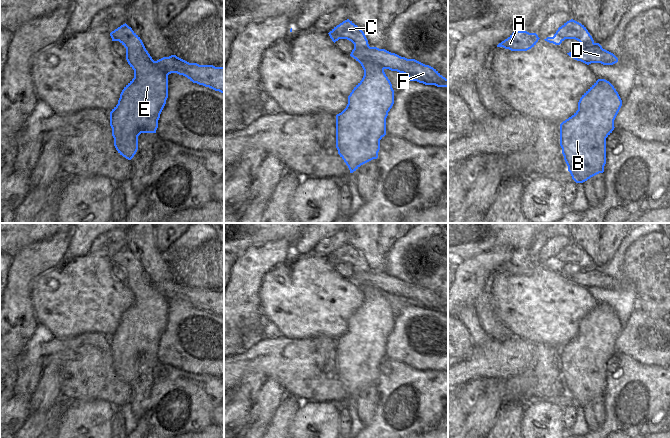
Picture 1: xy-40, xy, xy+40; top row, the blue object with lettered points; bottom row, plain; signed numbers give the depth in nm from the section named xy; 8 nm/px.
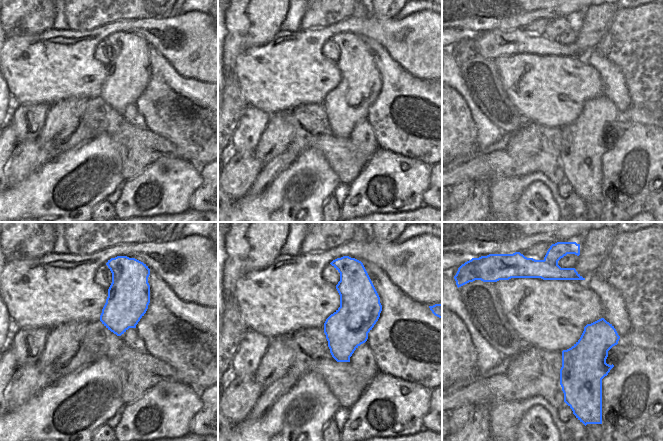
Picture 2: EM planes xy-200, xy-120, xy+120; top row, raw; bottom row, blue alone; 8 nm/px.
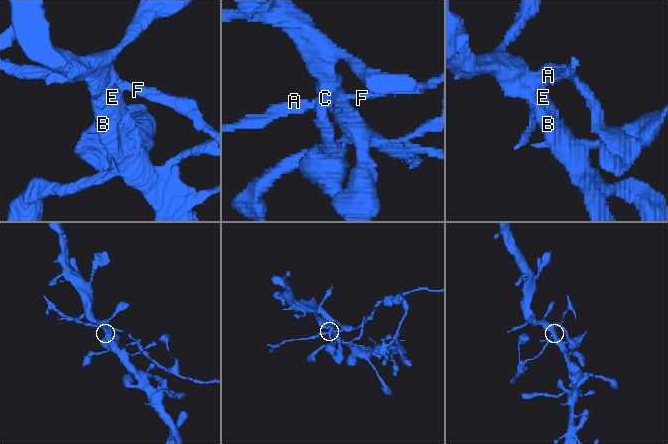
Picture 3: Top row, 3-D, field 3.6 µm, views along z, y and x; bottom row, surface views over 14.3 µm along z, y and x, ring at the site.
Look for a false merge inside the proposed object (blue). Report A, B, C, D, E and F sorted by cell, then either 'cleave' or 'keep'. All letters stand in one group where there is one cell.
groups A D F / B C E; cleave

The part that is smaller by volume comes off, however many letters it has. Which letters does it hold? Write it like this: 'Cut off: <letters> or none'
Cut off: A, D, F

